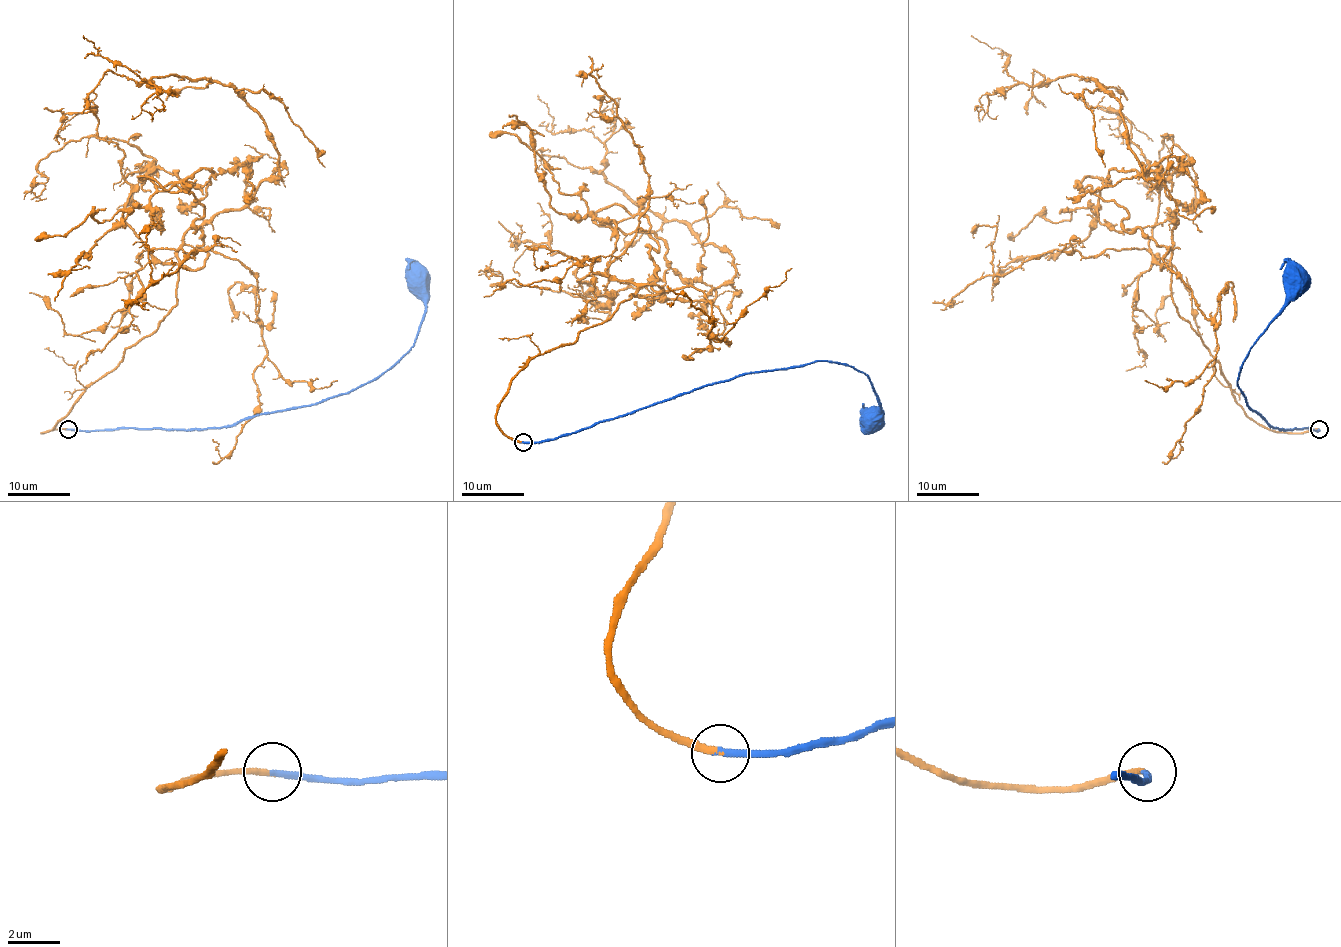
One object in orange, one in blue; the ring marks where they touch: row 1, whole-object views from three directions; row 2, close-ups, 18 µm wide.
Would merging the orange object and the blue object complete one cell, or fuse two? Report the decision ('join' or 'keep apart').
join

